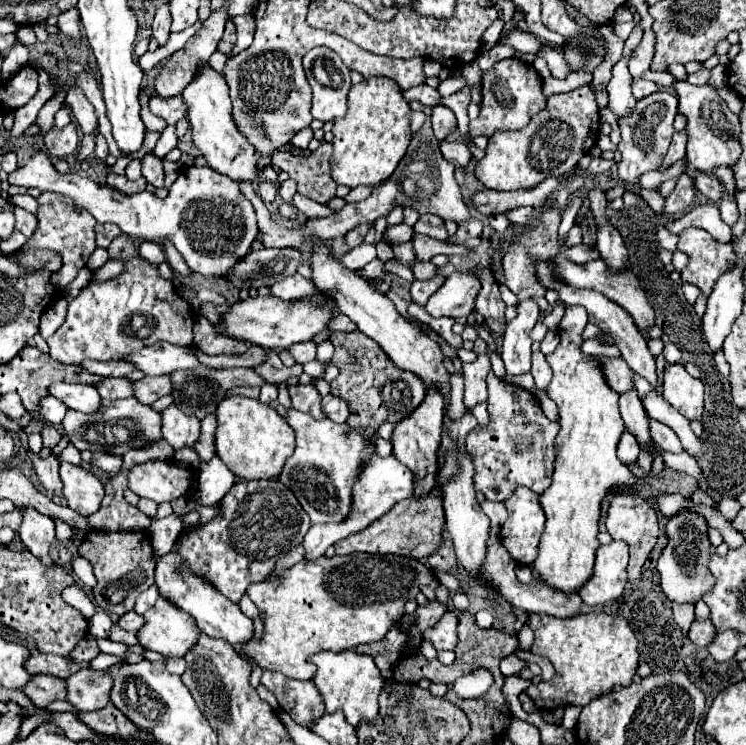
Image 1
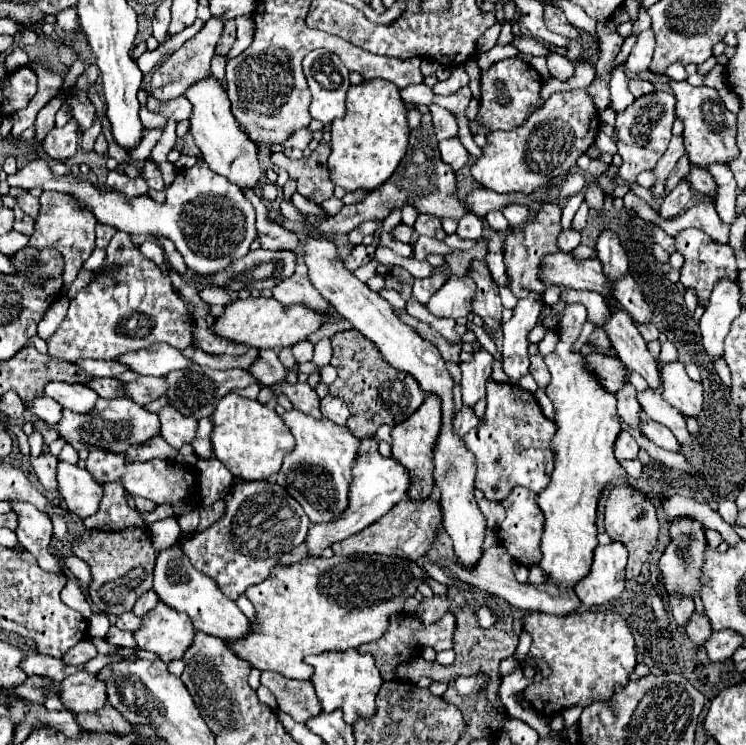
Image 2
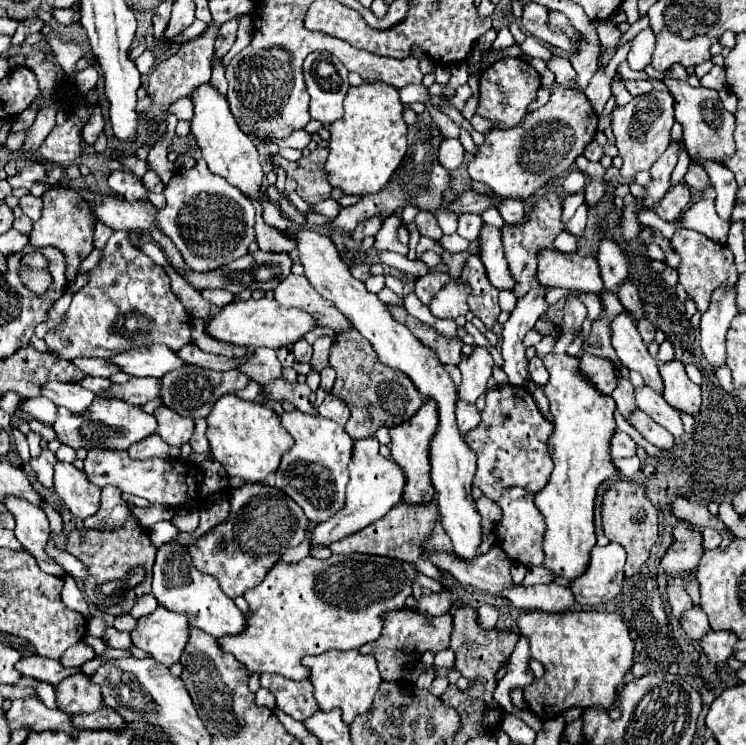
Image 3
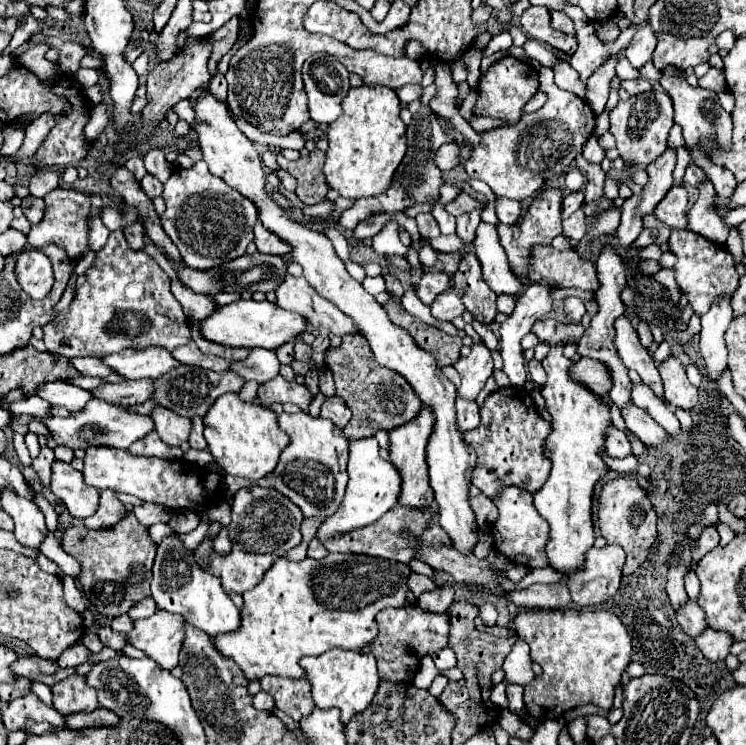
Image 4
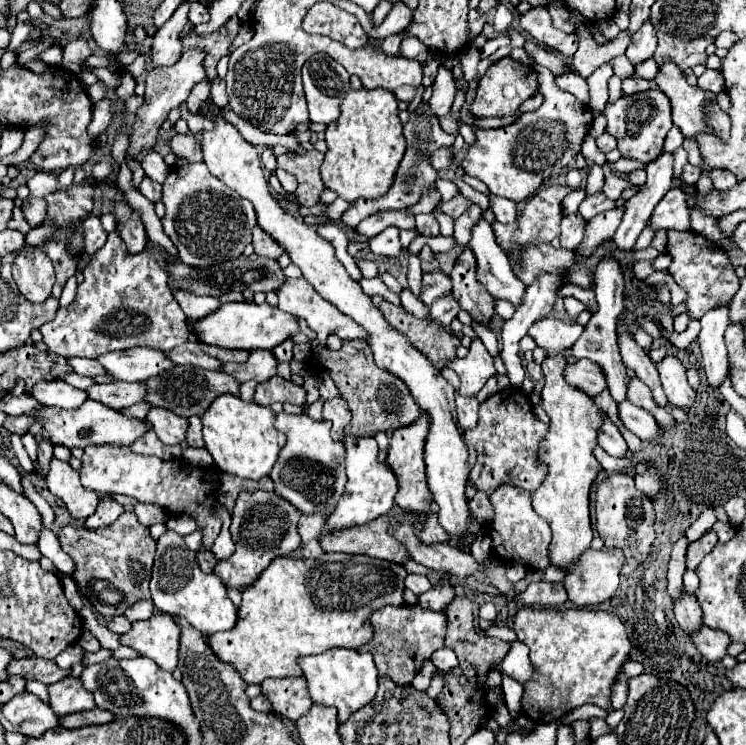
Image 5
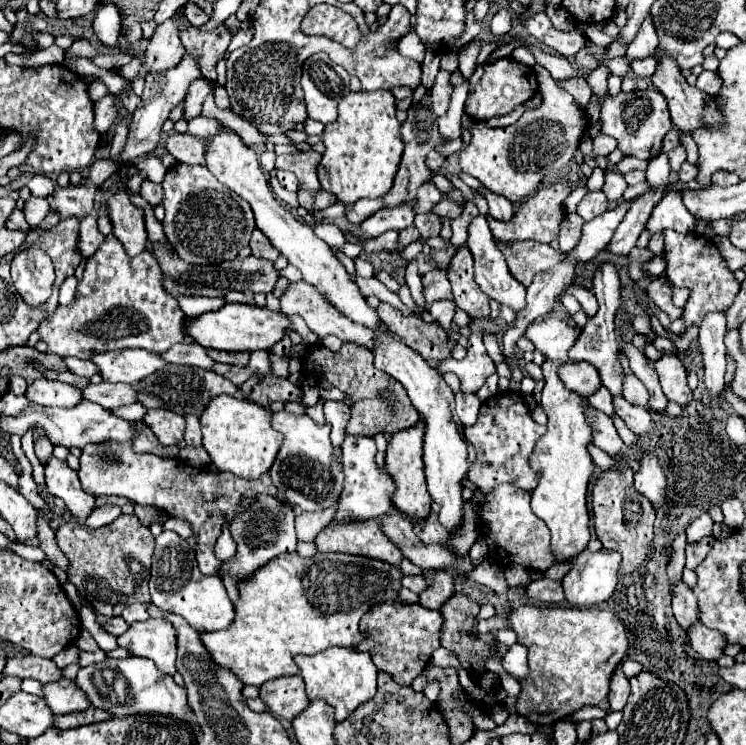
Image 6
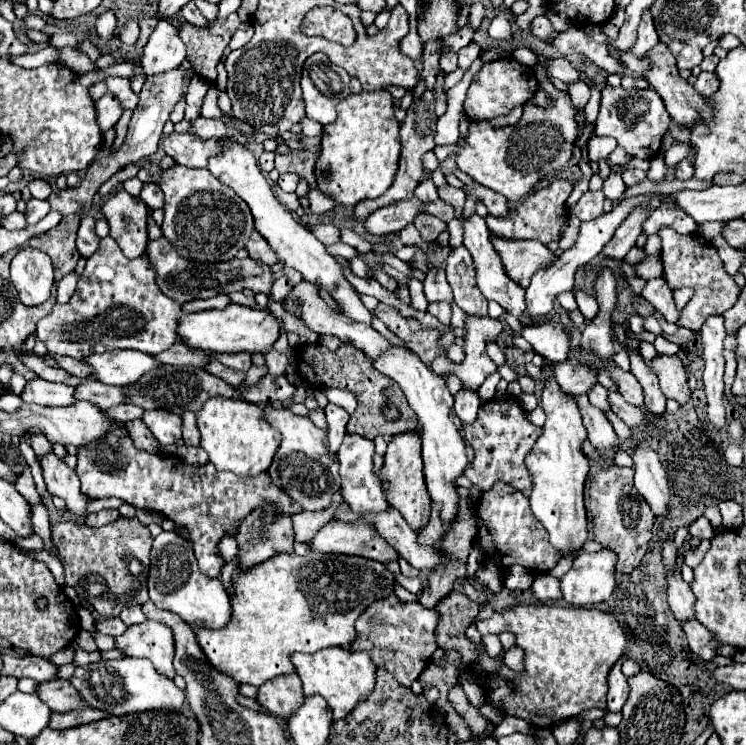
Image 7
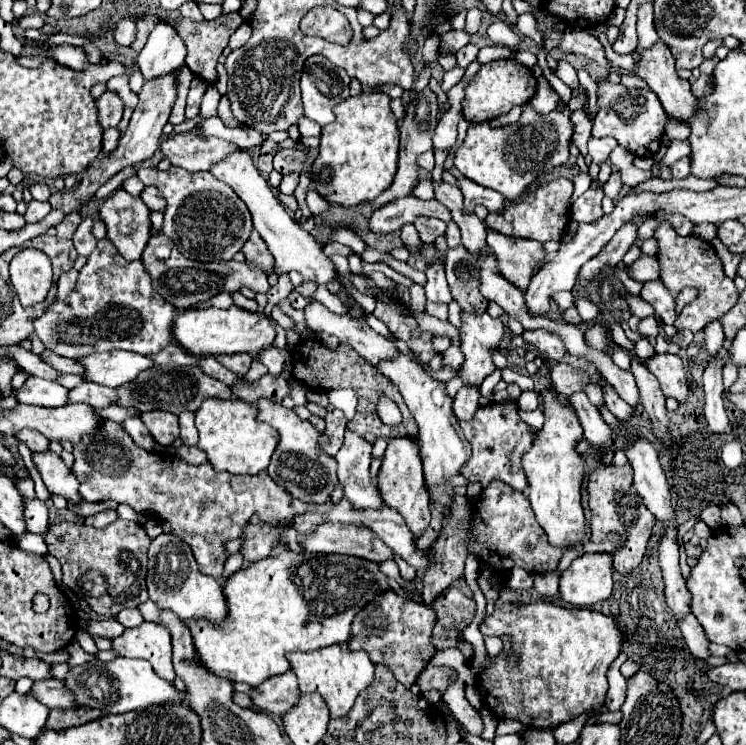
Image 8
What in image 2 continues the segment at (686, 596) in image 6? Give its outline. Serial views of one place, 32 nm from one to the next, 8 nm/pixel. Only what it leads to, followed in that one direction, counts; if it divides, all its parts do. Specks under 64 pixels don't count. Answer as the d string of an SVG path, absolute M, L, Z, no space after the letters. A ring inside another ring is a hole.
M694 612L694 614L690 616L688 624L686 624L686 634L688 634L688 638L690 638L694 644L702 646L702 644L706 642L706 638L712 634L712 626L710 626L710 622L708 622L708 618L706 618L704 614Z

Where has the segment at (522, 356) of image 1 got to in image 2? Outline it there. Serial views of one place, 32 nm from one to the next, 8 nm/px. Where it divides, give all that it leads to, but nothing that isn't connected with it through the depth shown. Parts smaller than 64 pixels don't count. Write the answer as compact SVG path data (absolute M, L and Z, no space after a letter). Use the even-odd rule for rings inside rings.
M530 294L530 296L518 300L518 304L514 308L514 316L502 324L504 372L508 374L510 382L514 382L514 384L518 384L518 380L528 374L530 358L528 358L526 336L536 326L542 310L544 310L542 296Z

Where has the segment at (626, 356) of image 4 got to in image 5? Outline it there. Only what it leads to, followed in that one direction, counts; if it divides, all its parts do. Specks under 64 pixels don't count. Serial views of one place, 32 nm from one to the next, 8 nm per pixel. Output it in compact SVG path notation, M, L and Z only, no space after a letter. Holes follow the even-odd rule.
M620 322L618 324L618 346L620 346L620 354L624 364L636 372L636 376L652 390L654 402L658 402L658 406L666 406L666 394L658 382L658 370L654 366L654 362L648 358L646 350L642 350L640 346L636 346L634 338L628 334L626 326Z

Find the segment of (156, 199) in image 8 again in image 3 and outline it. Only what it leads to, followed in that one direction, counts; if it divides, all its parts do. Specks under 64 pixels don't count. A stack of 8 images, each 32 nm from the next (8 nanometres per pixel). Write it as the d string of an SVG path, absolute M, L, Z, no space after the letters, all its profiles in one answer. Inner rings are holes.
M148 170L148 172L144 174L142 184L146 186L146 190L148 190L148 192L162 192L162 190L164 190L162 180L160 180L160 178L158 178L158 174L154 174L152 170Z

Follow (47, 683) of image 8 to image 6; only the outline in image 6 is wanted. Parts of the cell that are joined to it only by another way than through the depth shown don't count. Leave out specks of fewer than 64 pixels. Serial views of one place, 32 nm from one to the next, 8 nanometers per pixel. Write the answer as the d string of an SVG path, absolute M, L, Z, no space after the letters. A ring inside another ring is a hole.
M58 680L44 684L44 702L54 714L70 714L90 708L86 694L72 680Z

